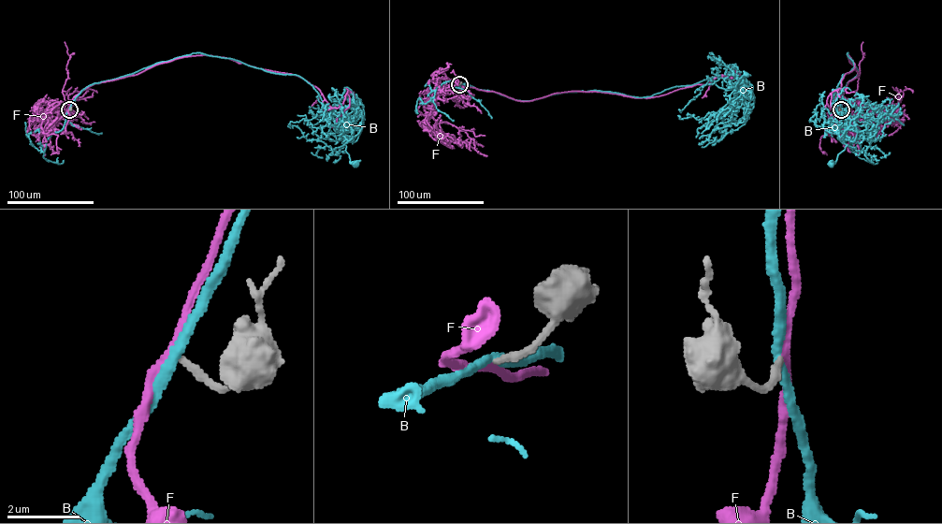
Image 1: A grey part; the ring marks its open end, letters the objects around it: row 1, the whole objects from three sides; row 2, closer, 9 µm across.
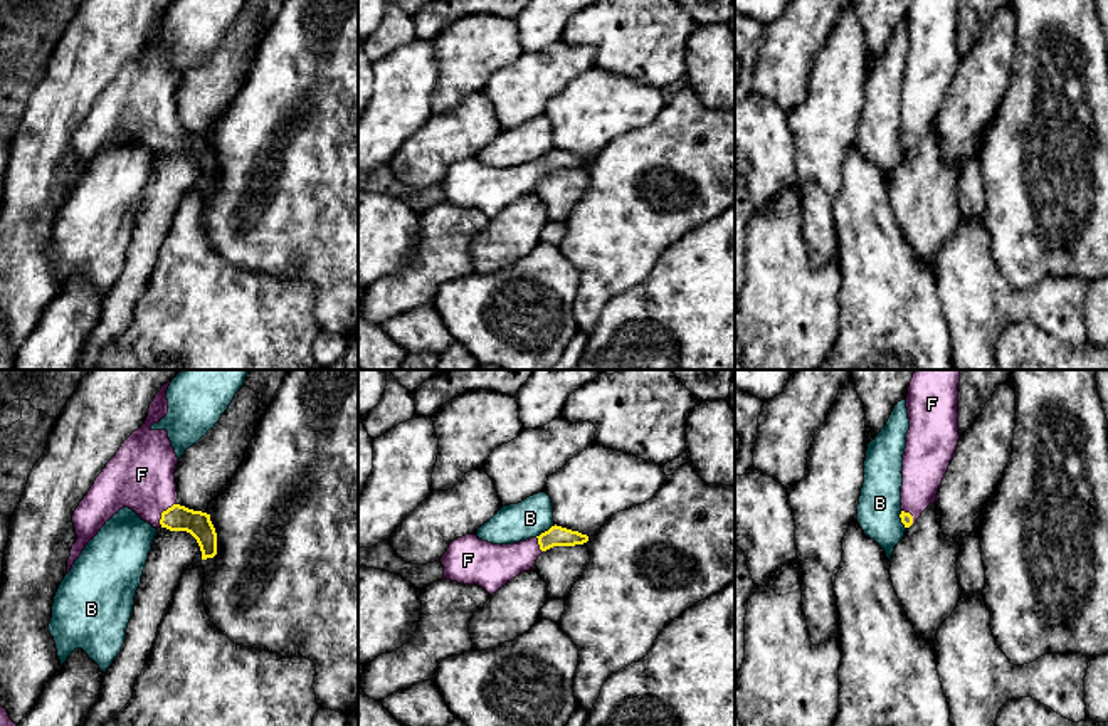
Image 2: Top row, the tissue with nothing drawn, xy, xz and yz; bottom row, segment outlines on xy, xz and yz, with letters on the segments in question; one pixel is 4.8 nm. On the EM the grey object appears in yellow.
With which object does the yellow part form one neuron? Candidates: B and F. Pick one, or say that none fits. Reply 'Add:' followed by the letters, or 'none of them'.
Add: F

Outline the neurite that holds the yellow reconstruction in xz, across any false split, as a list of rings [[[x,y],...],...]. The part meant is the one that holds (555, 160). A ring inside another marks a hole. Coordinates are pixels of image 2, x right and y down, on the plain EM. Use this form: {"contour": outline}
{"contour": [[[557,148],[536,161],[513,168],[493,168],[477,158],[466,158],[449,168],[441,187],[446,203],[477,208],[493,218],[520,197],[533,193],[543,175],[587,165],[587,158]]]}

